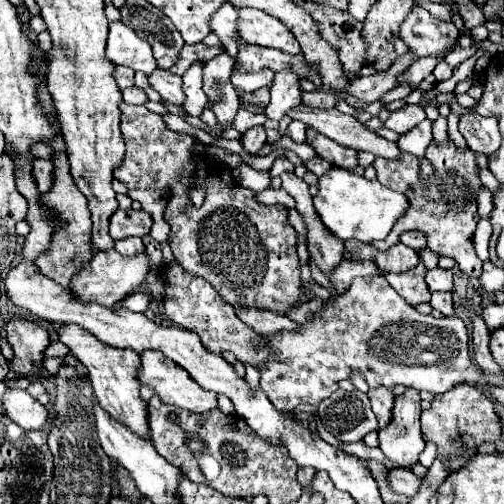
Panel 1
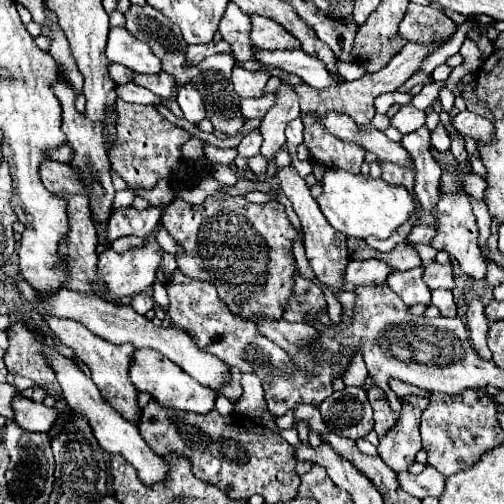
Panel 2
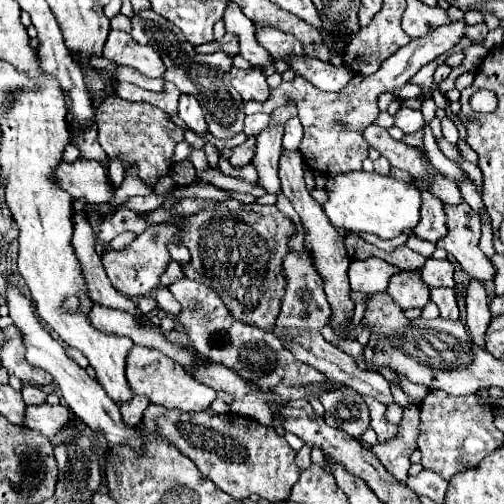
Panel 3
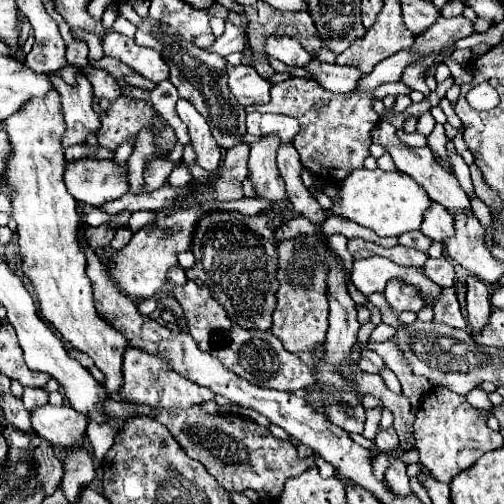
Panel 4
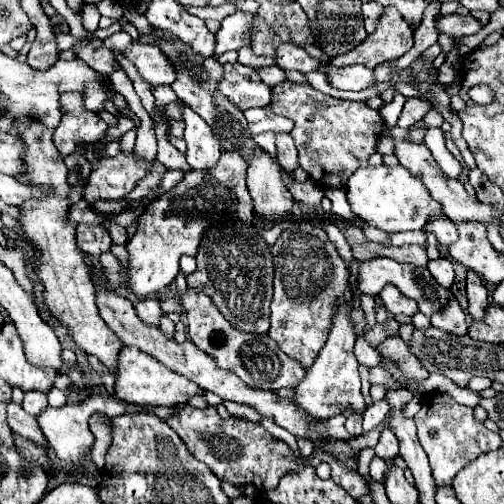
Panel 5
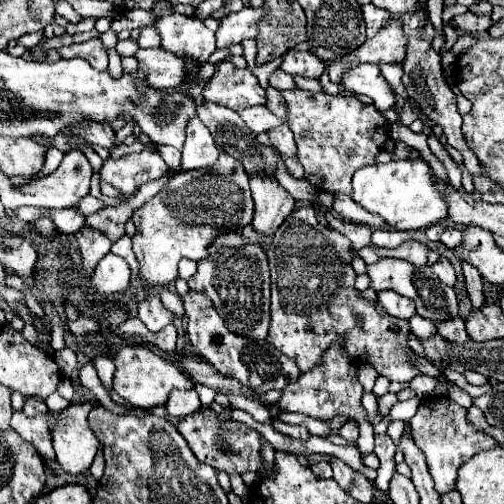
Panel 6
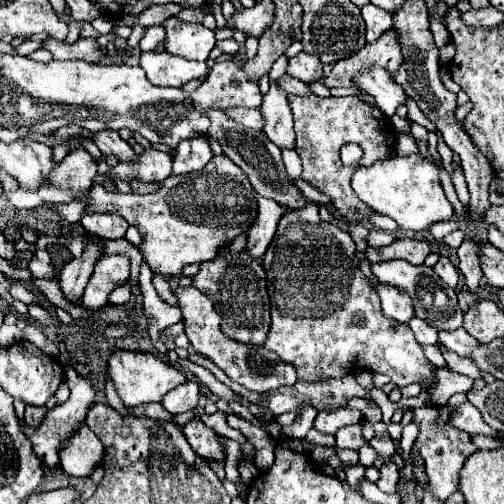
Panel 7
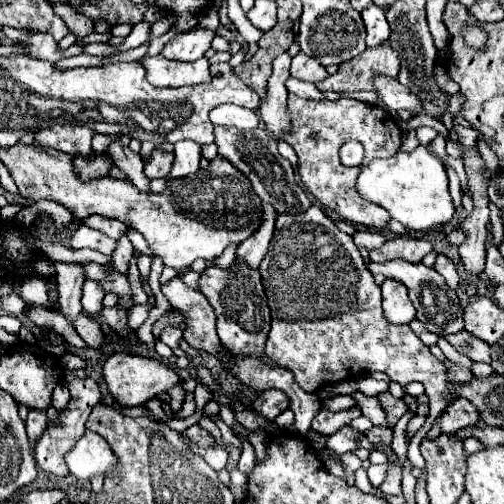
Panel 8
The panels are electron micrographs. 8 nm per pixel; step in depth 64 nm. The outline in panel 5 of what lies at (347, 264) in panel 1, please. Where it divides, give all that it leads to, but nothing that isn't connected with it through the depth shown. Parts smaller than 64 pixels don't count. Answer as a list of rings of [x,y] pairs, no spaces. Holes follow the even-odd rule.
[[[376,258],[376,260],[368,260],[368,262],[360,262],[358,276],[356,276],[356,286],[358,286],[360,292],[376,296],[386,284],[396,284],[402,294],[414,298],[420,306],[420,312],[426,314],[426,316],[432,316],[432,312],[442,310],[442,306],[450,298],[450,290],[442,288],[426,268],[412,266],[412,264],[400,264],[400,262],[388,260],[388,258]]]

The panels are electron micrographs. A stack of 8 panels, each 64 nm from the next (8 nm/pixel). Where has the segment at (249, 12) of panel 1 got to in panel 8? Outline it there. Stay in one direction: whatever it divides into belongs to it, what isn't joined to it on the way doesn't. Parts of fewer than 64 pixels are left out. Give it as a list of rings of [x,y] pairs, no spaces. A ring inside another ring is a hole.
[[[298,52],[294,58],[292,58],[292,66],[290,66],[290,76],[298,78],[298,80],[306,80],[306,82],[320,82],[328,76],[328,72],[324,70],[324,66],[312,58],[312,56],[306,56],[304,52]]]

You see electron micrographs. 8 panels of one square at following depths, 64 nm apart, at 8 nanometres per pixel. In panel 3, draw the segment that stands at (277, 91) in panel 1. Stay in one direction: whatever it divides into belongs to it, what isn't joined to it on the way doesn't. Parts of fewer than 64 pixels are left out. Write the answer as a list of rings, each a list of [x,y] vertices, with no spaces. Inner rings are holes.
[[[284,104],[276,108],[276,112],[272,112],[270,116],[272,116],[272,124],[258,134],[258,146],[252,164],[256,166],[260,176],[258,184],[270,194],[280,194],[278,160],[282,154],[282,134],[284,134],[284,124],[290,118],[298,116],[296,104]]]

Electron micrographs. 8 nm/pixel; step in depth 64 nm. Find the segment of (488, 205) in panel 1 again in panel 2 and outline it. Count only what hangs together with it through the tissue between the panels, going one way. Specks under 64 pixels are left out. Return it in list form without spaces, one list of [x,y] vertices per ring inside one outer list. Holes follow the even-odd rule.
[[[470,172],[470,174],[462,174],[462,180],[466,182],[464,184],[464,190],[470,194],[470,196],[474,196],[476,200],[484,200],[484,192],[486,192],[486,180],[484,178],[480,178],[480,176],[476,176],[474,172]]]

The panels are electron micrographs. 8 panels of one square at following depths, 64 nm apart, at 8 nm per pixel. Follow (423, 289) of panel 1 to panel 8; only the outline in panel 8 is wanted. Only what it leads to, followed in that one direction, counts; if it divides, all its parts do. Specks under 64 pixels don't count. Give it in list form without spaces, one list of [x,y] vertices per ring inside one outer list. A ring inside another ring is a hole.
[[[384,280],[380,288],[382,288],[384,316],[392,324],[410,324],[416,318],[416,310],[408,298],[406,286],[398,284],[396,280]]]

